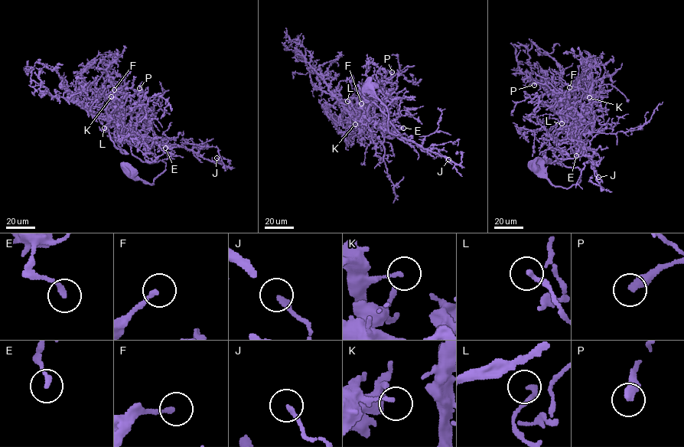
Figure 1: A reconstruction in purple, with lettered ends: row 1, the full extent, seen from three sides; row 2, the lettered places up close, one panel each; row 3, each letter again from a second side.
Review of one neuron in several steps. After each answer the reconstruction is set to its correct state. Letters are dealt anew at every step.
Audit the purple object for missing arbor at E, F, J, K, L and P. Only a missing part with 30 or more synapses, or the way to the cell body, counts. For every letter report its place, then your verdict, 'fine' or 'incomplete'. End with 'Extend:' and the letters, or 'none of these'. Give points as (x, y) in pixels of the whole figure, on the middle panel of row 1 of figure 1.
E: at (403, 128); fine
F: at (361, 103); fine
J: at (448, 159); fine
K: at (355, 124); fine
L: at (347, 101); fine
P: at (392, 72); fine
Extend: none of these

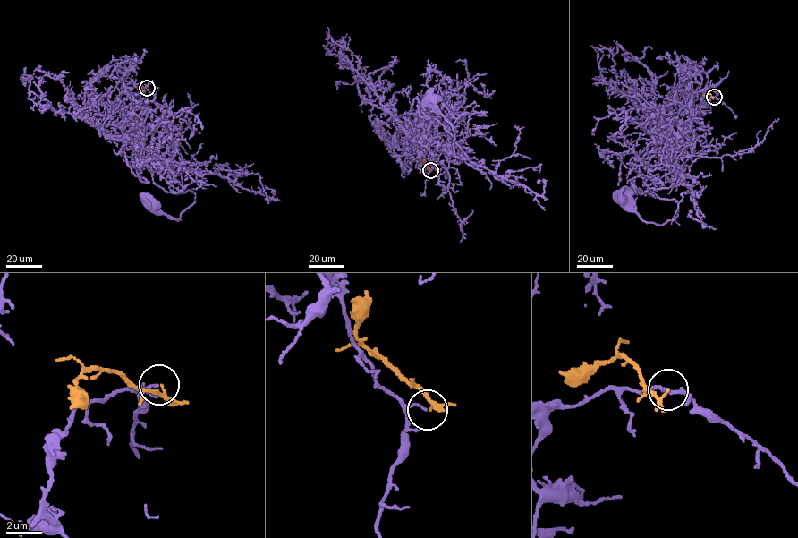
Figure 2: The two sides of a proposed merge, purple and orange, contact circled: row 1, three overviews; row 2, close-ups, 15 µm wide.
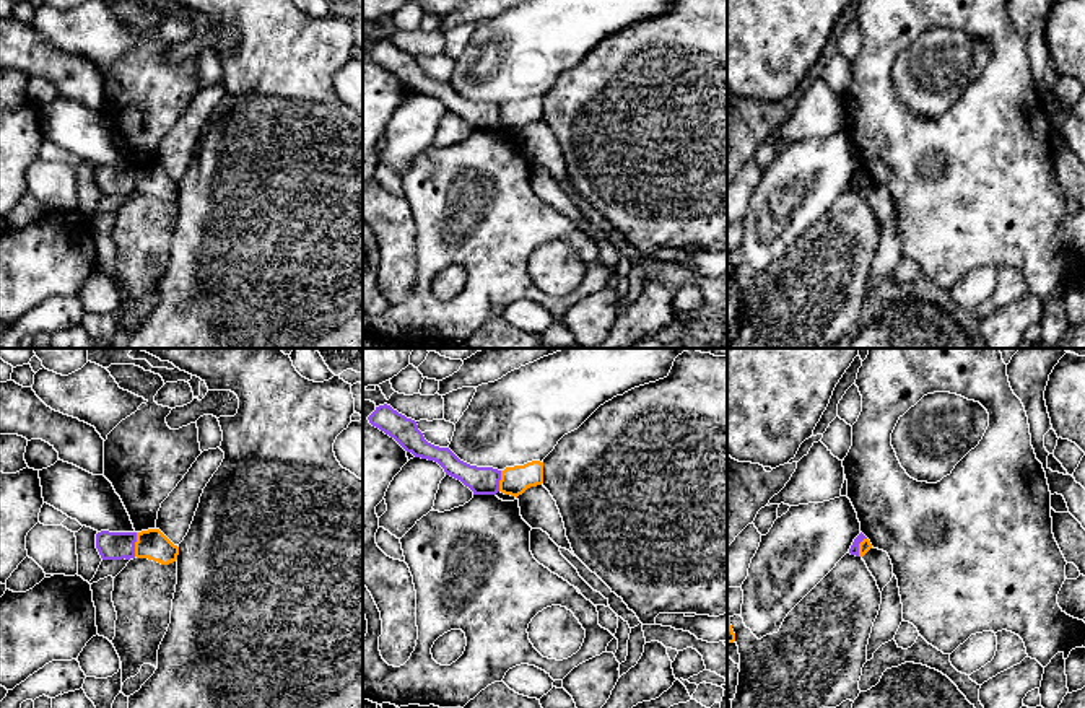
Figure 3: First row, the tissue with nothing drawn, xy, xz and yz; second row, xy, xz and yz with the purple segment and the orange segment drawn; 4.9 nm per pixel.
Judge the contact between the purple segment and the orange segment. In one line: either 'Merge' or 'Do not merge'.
Do not merge

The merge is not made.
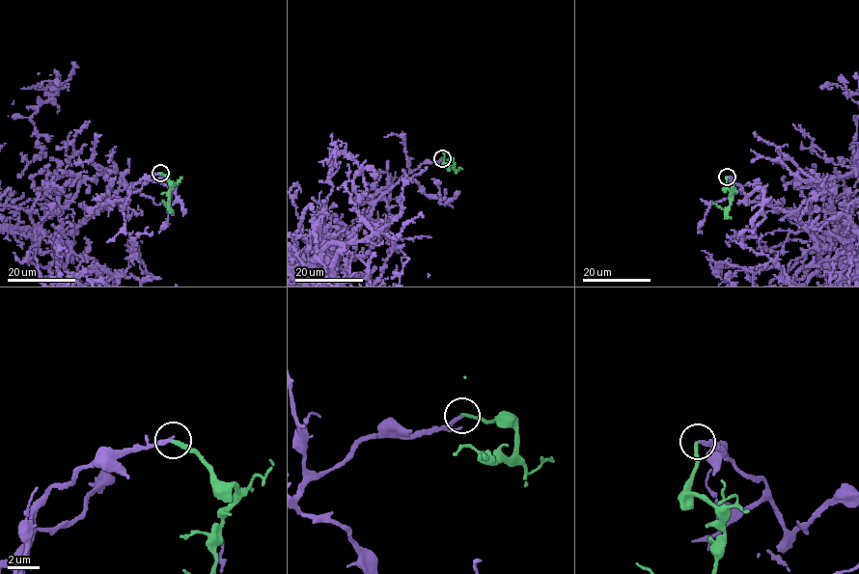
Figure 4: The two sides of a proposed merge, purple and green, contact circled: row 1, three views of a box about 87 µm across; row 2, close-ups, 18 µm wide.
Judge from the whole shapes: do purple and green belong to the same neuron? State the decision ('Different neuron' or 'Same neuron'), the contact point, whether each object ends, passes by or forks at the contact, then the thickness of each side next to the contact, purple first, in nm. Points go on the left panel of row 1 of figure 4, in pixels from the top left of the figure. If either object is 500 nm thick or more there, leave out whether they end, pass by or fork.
Same neuron. Place: (160, 173). At the ring purple ends. At the ring green ends. Thickness 220 nm (purple) against 220 nm

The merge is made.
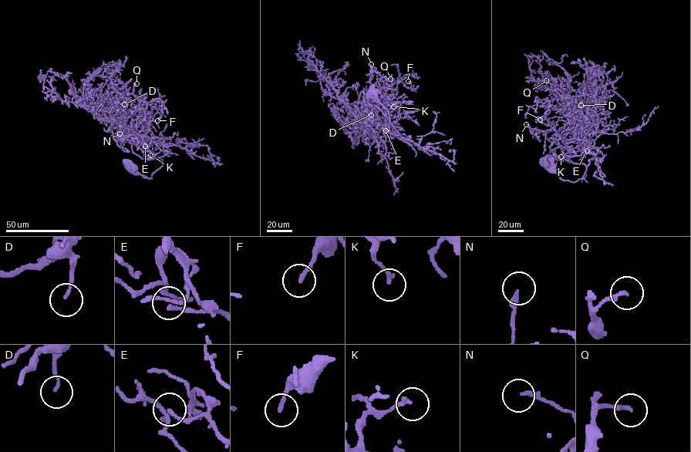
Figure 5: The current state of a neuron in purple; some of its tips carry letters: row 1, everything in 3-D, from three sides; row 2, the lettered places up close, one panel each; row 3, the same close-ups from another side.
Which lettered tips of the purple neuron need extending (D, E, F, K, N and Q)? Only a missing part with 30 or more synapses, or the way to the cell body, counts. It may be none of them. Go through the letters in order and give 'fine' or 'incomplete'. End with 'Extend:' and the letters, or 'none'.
D: fine
E: fine
F: fine
K: fine
N: fine
Q: fine
Extend: none

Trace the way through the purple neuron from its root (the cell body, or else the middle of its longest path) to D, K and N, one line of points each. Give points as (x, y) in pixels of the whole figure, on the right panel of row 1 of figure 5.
D: (547, 164), (564, 180), (584, 177), (586, 166), (564, 152), (565, 136), (588, 119), (573, 109), (581, 105)
K: (547, 164), (564, 180), (584, 177), (586, 166), (564, 152), (584, 135), (584, 147), (561, 156)
N: (547, 164), (564, 180), (586, 175), (584, 163), (566, 157), (564, 138), (531, 132), (526, 124)

